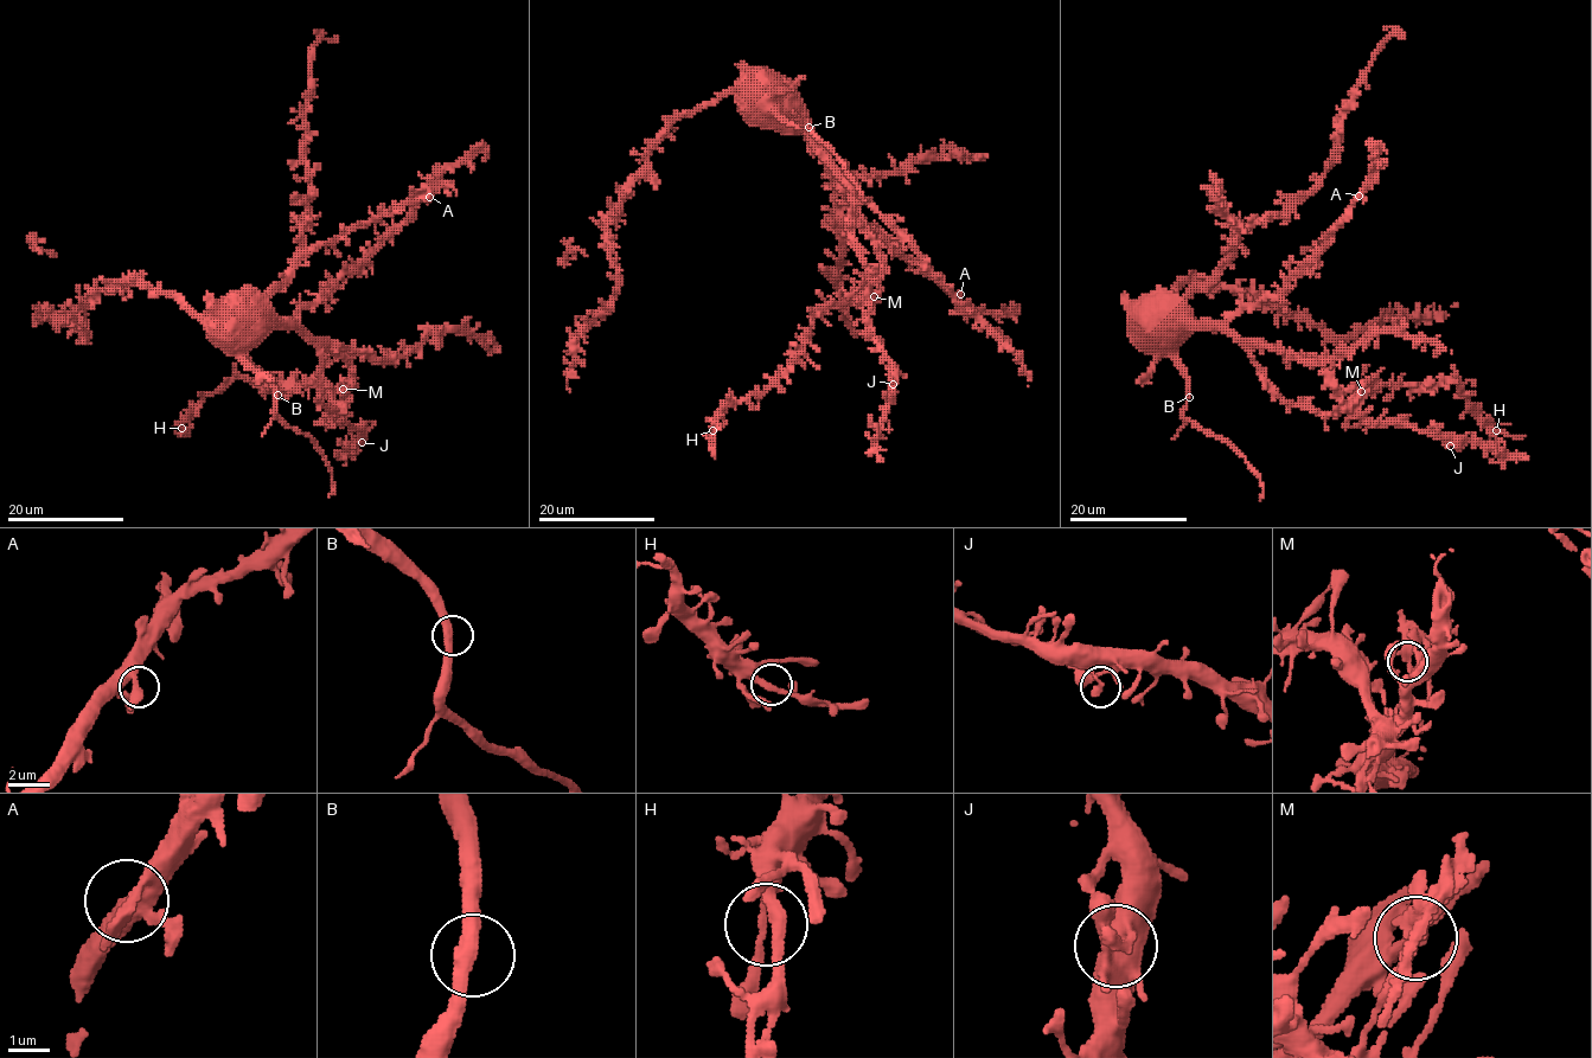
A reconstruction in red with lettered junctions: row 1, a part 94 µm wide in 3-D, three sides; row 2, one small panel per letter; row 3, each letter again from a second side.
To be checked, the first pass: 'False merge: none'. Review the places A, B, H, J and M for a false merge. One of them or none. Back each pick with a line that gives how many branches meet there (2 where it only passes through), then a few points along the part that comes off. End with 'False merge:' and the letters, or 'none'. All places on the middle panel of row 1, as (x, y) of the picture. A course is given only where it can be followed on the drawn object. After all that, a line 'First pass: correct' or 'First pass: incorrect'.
M: 2
False merge: M
First pass: incorrect

